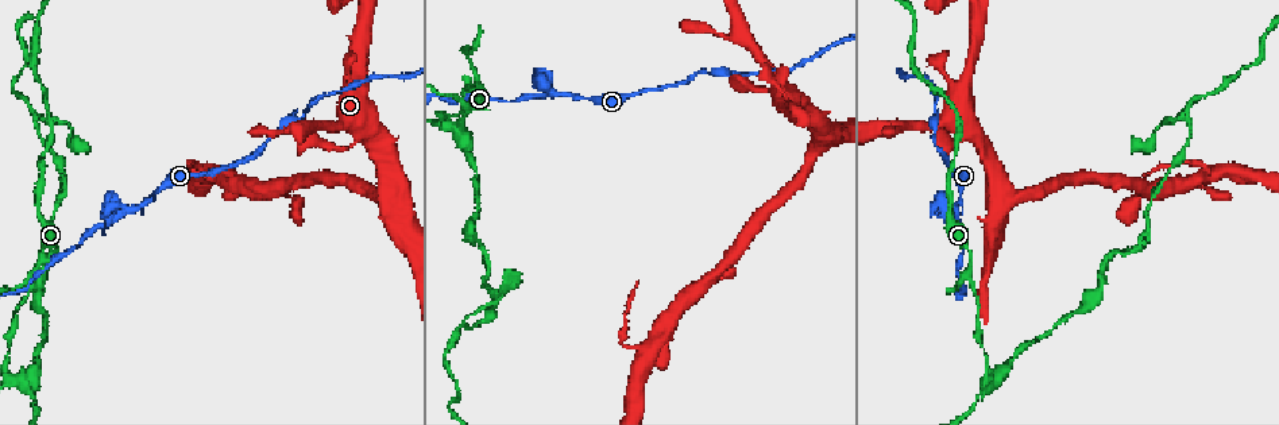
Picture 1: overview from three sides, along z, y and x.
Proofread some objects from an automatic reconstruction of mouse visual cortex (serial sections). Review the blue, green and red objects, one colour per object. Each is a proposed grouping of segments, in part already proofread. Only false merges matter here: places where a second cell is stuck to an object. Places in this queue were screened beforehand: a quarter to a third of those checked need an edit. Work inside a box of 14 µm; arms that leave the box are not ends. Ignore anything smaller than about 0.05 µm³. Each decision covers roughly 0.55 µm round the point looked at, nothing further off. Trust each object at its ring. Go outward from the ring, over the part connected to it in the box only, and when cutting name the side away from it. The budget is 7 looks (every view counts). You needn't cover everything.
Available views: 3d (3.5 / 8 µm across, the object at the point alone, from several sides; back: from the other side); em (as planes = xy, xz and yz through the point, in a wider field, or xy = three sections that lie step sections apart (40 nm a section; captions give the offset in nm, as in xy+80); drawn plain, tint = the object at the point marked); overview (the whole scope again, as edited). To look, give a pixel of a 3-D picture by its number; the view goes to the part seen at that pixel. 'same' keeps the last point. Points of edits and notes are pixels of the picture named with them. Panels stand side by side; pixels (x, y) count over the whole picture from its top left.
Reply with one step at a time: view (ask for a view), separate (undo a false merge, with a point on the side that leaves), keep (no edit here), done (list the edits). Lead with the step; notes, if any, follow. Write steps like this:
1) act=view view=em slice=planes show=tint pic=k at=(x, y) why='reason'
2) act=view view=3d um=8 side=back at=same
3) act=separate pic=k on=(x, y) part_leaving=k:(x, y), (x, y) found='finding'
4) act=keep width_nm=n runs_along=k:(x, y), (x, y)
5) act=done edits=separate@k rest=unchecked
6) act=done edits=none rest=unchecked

act=view view=3d um=3.5 pic=1 at=(559, 94) why='two arms at a narrow angle'

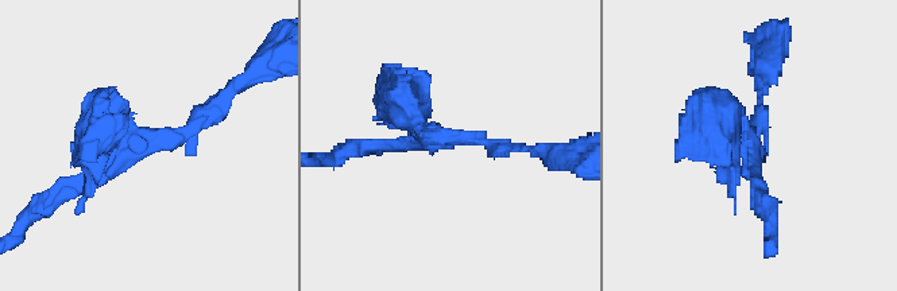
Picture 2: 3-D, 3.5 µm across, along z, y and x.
act=view view=em slice=xy step=1 show=plain pic=2 at=(751, 142) arms=3 arm_widths_nm=150,150,250

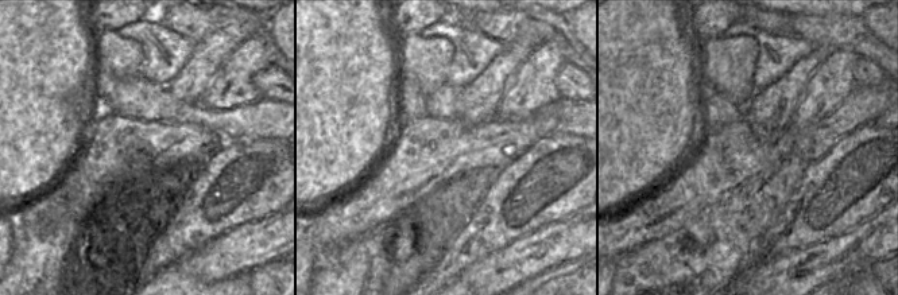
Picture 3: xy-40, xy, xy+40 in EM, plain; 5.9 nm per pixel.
act=view view=em slice=xy step=1 show=tint at=same

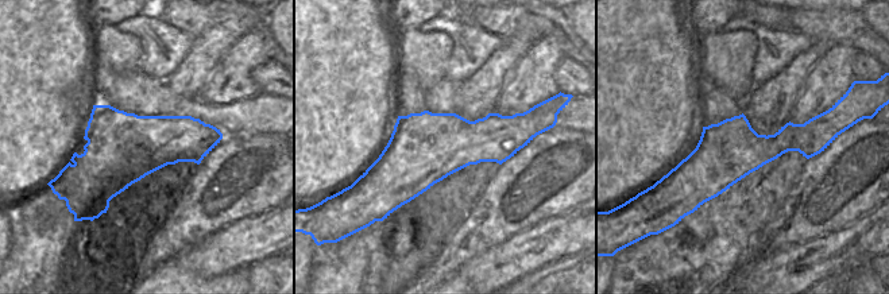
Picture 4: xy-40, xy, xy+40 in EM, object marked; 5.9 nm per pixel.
act=separate pic=2 on=(725, 143) part_leaving=2:(749, 132), (735, 115), (725, 136), (731, 194) found='two cells meet here'

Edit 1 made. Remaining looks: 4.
act=view view=overview

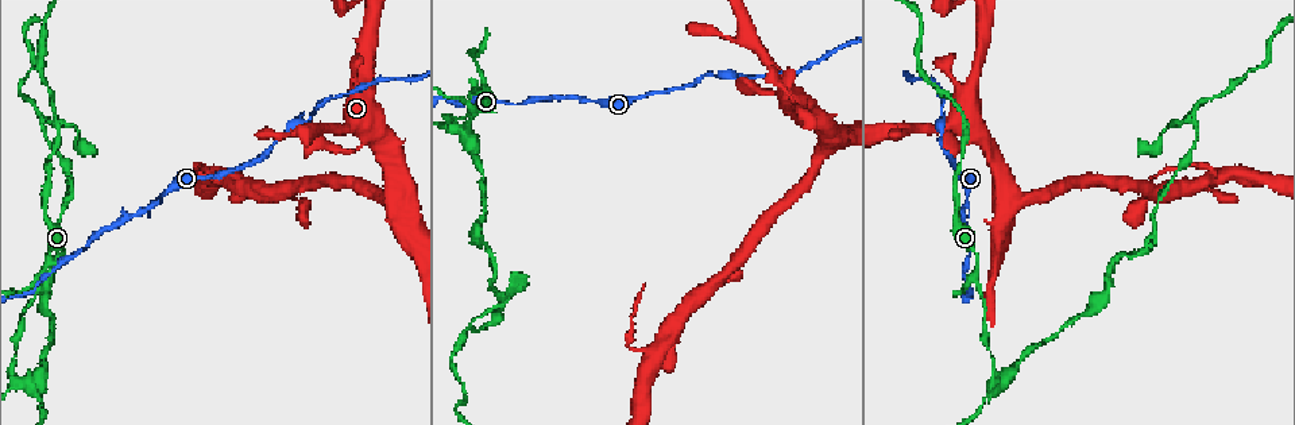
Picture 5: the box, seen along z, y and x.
act=view view=3d um=8 side=back pic=5 at=(974, 277) why='thin neck'

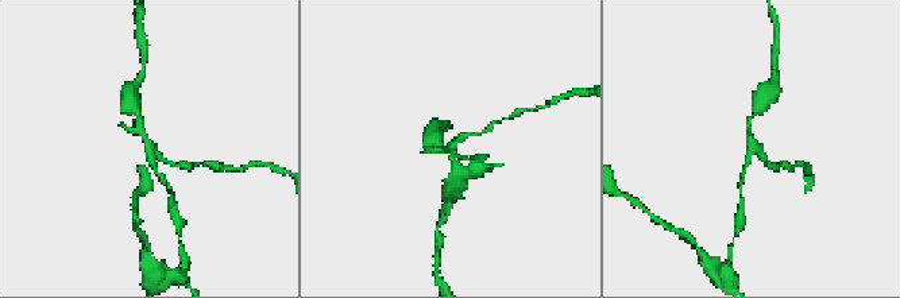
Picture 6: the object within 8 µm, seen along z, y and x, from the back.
act=view view=3d um=3.5 pic=6 at=(450, 144)

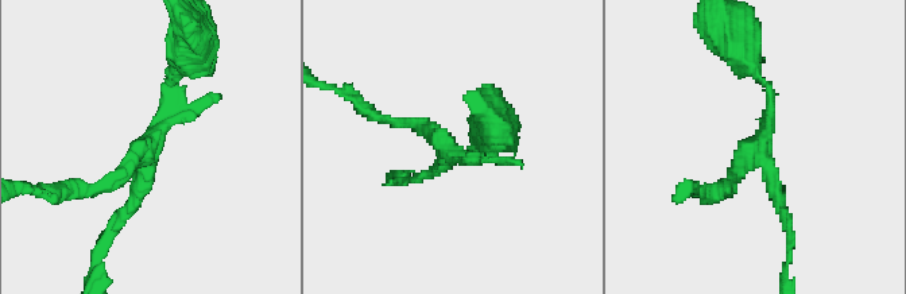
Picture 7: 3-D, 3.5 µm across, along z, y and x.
act=view view=em slice=xy step=3 show=tint pic=7 at=(445, 147) arms=3 arm_widths_nm=150,150,150

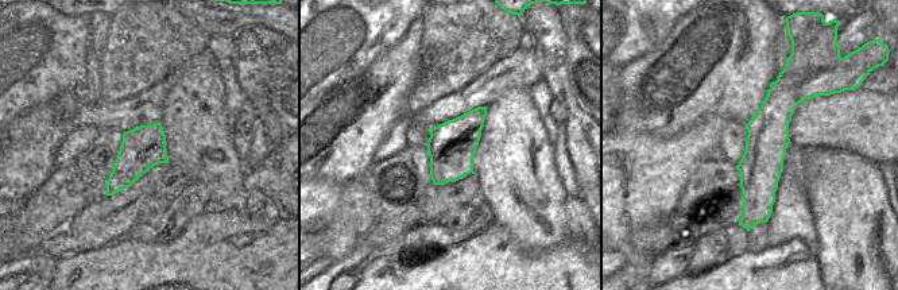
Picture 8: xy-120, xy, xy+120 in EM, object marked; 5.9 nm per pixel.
act=separate pic=7 on=(111, 177) border=8:(816, 72), (801, 81), (798, 101) found='a second cell is stuck on'

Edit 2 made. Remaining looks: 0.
act=done edits=separate@2,separate@7 rest=unchecked

